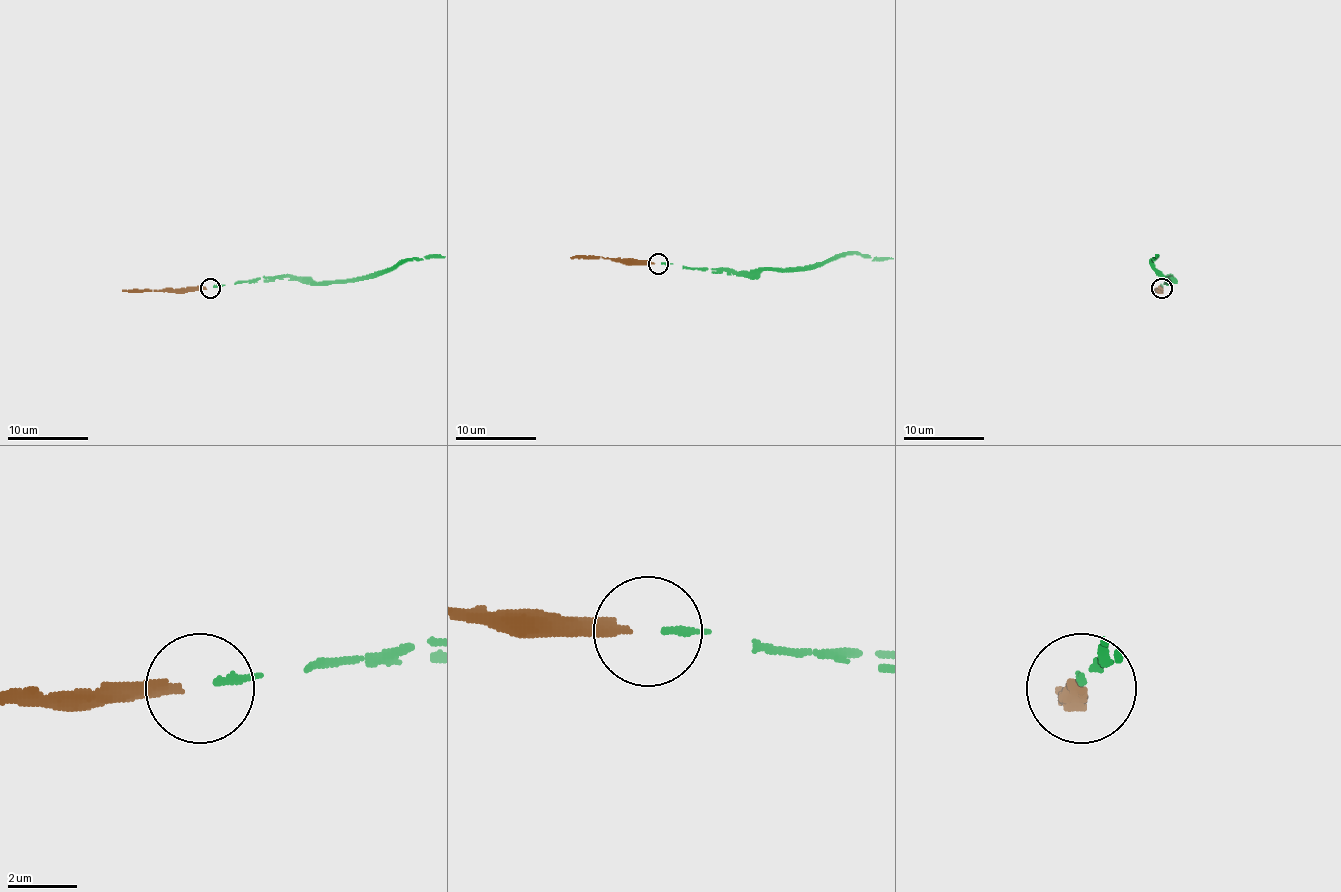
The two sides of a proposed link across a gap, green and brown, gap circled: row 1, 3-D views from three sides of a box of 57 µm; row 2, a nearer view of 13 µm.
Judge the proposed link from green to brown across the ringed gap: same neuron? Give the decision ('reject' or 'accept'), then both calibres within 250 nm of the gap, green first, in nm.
accept; calibres 200 and 280 nm

